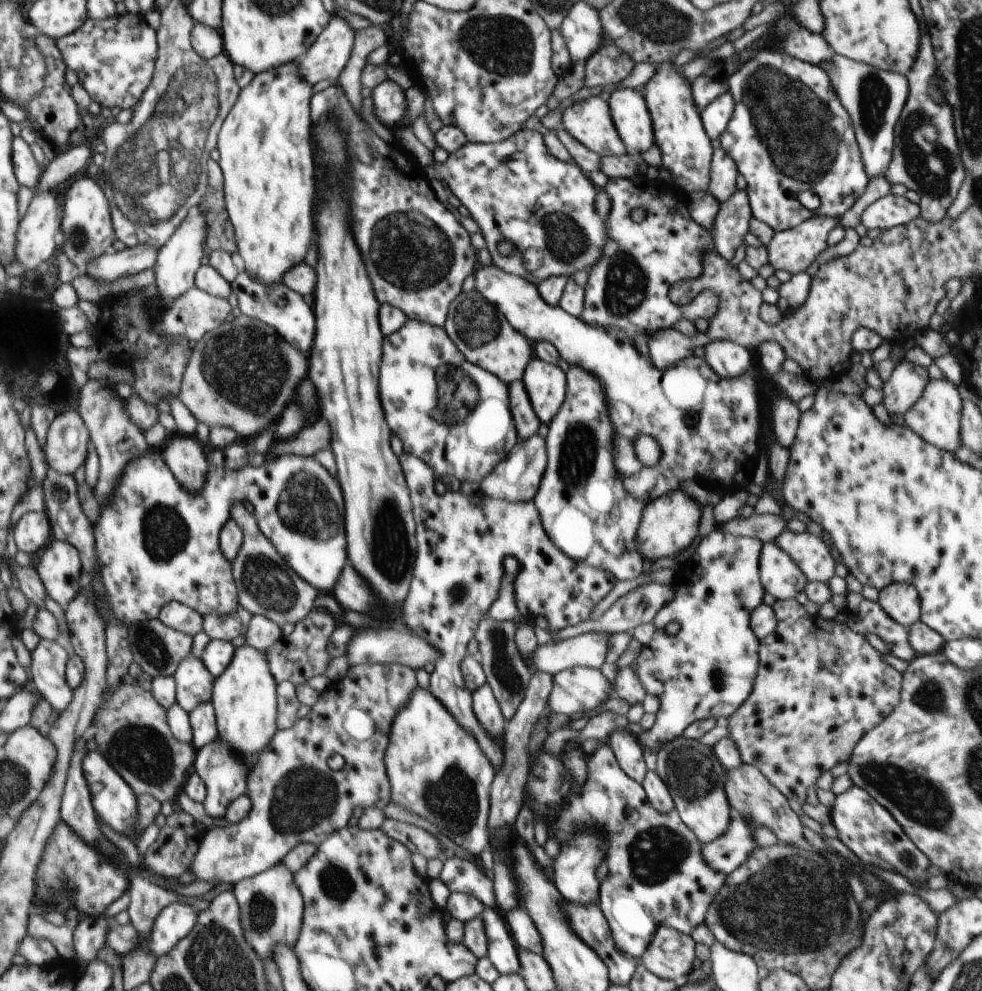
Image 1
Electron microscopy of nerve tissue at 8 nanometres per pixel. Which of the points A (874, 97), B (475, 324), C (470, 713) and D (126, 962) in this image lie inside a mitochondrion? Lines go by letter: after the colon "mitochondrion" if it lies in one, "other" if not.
A: mitochondrion
B: mitochondrion
C: other
D: other

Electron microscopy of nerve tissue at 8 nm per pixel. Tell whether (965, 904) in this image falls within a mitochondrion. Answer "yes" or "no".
no

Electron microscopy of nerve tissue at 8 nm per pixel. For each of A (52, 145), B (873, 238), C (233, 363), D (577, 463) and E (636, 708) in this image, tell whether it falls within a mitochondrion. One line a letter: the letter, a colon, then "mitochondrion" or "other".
A: other
B: other
C: mitochondrion
D: mitochondrion
E: other

